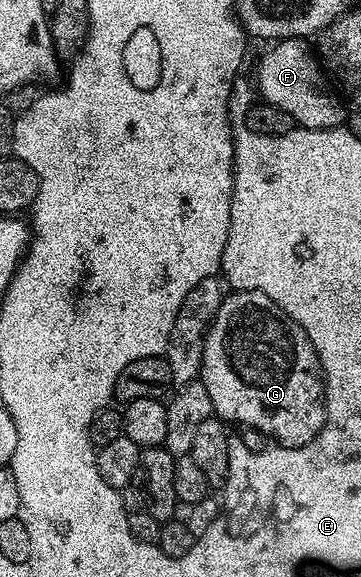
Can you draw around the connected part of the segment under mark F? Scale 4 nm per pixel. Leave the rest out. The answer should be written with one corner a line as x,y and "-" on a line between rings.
279,39
267,46
270,48
258,63
258,91
262,94
259,96
265,102
276,105
276,109
284,109
297,126
317,131
341,128
343,100
338,100
334,96
335,88
326,84
323,64
315,48
308,44
306,39

